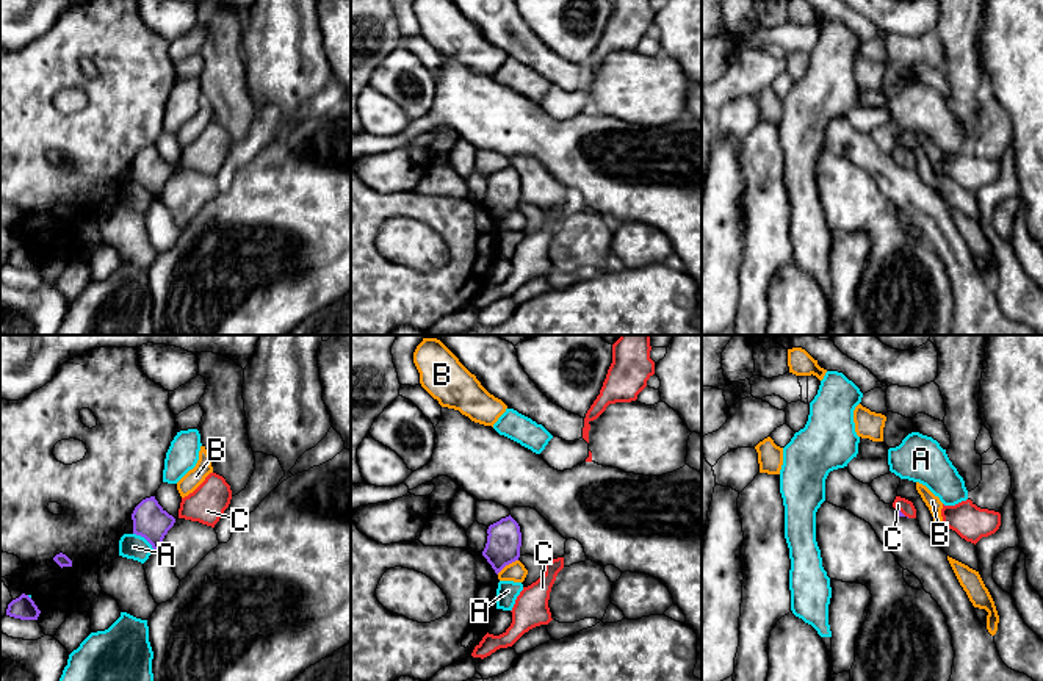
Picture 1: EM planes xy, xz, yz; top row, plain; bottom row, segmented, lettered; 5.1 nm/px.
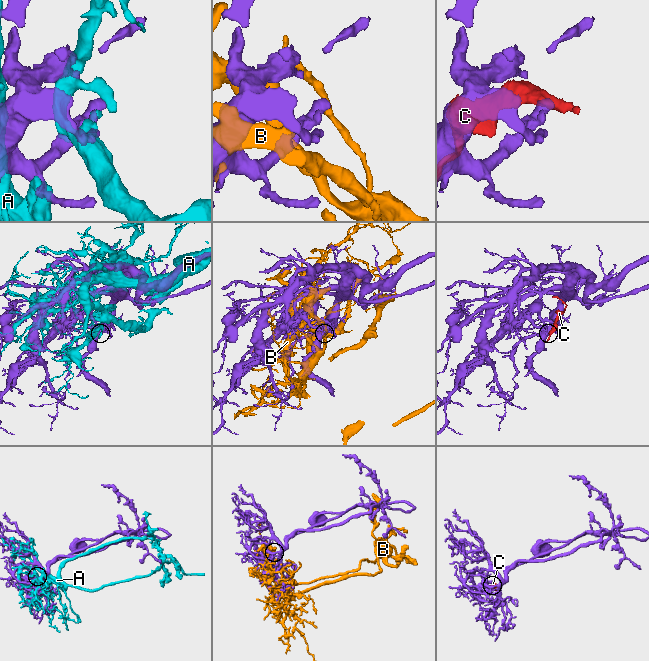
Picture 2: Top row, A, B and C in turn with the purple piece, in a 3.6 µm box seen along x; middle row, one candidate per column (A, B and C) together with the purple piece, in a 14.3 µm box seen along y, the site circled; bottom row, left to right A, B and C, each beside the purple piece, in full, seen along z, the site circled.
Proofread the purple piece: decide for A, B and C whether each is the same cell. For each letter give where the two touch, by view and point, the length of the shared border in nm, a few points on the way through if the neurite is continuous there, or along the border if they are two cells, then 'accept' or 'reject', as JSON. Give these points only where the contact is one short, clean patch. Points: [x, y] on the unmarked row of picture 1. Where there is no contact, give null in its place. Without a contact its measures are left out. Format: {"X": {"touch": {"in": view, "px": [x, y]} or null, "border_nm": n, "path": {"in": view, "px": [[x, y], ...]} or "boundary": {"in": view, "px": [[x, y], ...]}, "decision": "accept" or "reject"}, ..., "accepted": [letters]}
{"A": {"touch": {"in": "xy", "px": [144, 187]}, "border_nm": 140, "decision": "reject"}, "B": {"touch": {"in": "xz", "px": [506, 213]}, "border_nm": 130, "decision": "reject"}, "C": {"touch": {"in": "yz", "px": [901, 162]}, "border_nm": 80, "path": {"in": "yz", "px": [[899, 162], [901, 162], [902, 154]]}, "decision": "accept"}, "accepted": ["C"]}

